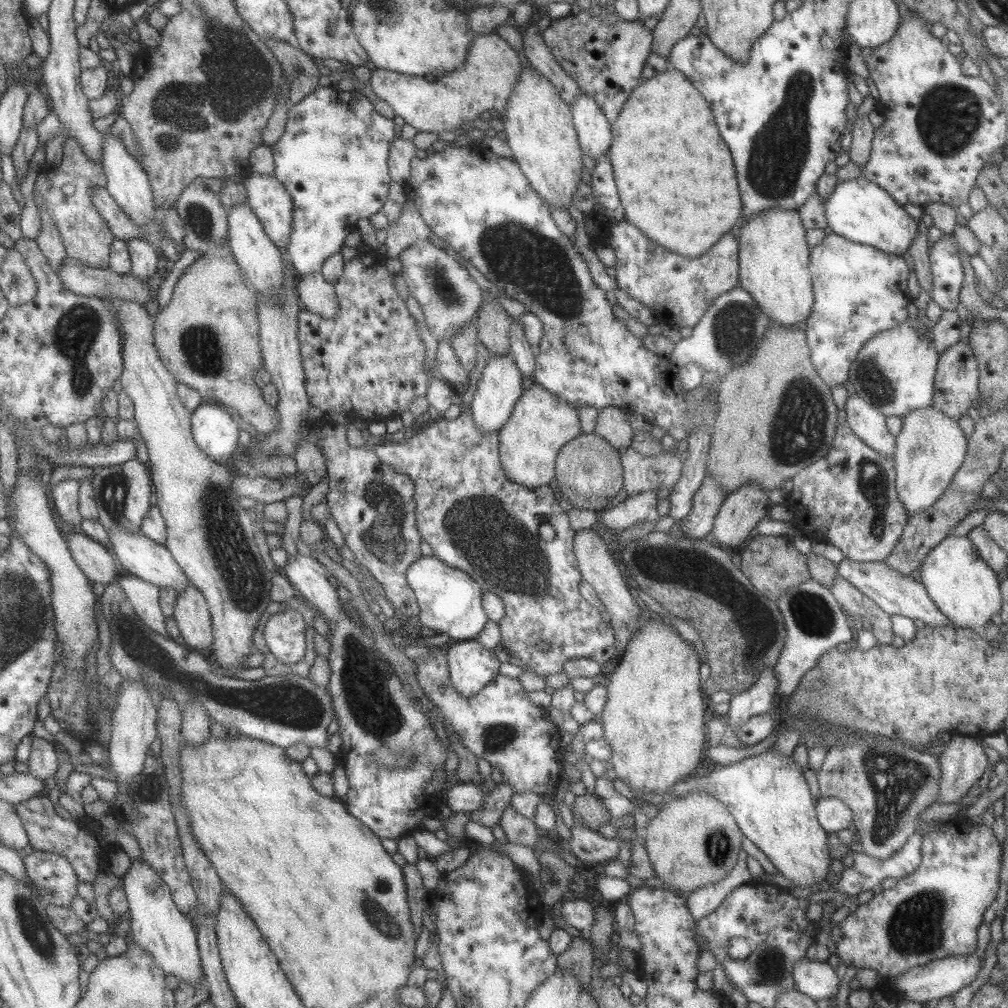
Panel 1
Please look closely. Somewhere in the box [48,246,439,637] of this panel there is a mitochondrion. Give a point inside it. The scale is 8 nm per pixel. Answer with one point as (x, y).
(233, 557)

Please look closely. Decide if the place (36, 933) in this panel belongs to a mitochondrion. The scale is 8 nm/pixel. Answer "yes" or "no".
yes

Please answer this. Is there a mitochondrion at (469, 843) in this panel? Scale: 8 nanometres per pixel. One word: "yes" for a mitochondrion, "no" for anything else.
no

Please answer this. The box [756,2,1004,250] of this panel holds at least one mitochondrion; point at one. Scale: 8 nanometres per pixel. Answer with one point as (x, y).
(949, 118)

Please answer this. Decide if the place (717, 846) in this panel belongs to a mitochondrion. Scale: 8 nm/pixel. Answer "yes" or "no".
yes

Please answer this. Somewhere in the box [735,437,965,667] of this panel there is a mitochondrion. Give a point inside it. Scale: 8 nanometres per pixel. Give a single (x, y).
(872, 477)

